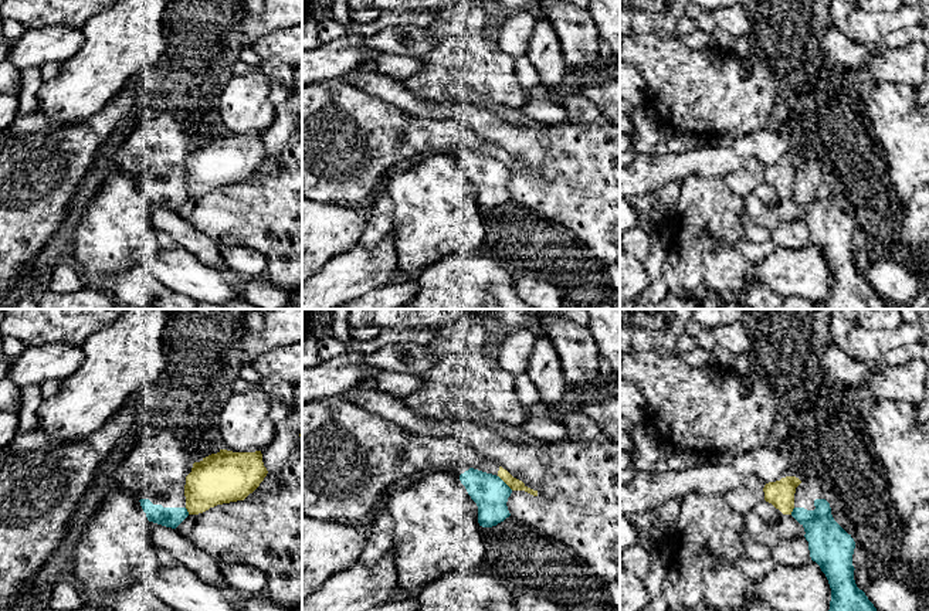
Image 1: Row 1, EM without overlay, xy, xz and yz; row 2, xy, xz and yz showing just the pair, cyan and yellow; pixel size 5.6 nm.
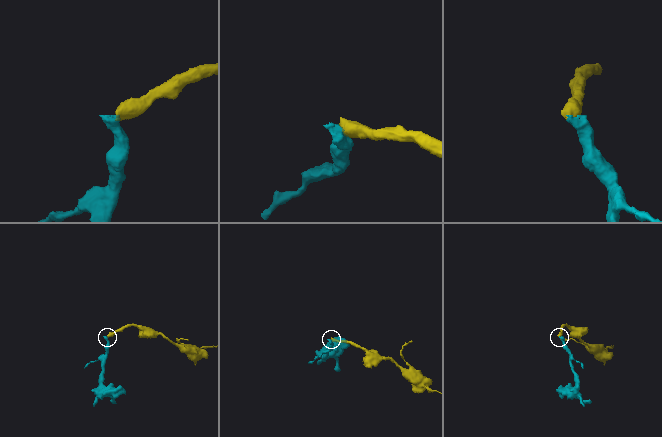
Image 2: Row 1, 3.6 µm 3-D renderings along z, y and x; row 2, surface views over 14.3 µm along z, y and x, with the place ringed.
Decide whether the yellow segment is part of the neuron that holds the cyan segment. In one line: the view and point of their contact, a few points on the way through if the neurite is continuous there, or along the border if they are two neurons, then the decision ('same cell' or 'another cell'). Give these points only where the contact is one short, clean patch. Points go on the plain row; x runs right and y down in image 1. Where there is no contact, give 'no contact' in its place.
contact xz (504, 165); border xz (498, 158), (512, 172); another cell

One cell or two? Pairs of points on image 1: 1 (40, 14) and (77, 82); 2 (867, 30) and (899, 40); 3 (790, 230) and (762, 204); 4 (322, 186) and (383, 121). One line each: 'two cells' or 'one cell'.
1: two cells
2: two cells
3: two cells
4: one cell

